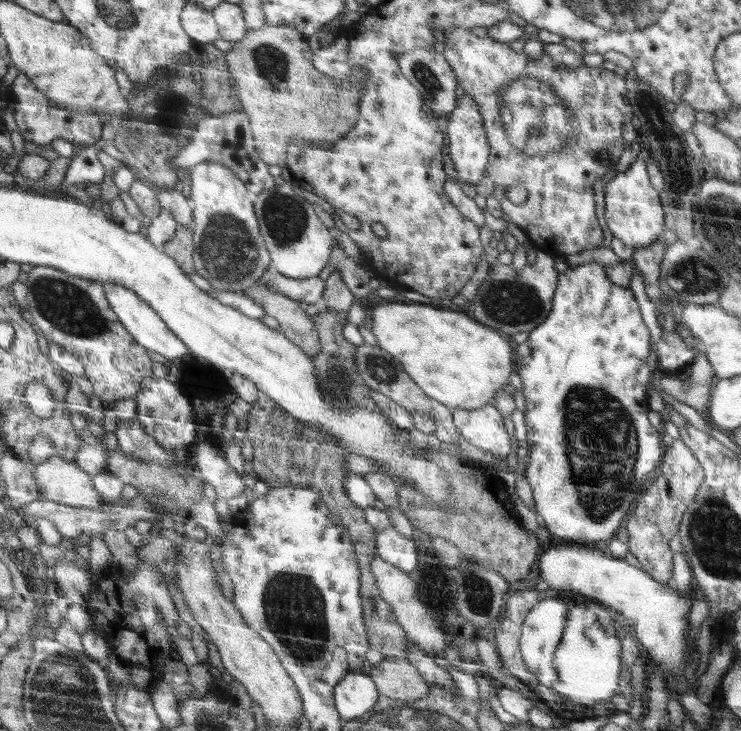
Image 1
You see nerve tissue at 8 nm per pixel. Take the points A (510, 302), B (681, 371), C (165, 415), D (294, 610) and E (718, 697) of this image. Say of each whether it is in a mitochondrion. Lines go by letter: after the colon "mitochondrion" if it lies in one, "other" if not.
A: mitochondrion
B: other
C: mitochondrion
D: mitochondrion
E: other

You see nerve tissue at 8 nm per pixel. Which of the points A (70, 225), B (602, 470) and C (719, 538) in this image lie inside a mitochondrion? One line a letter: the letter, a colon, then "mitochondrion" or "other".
A: other
B: mitochondrion
C: mitochondrion

